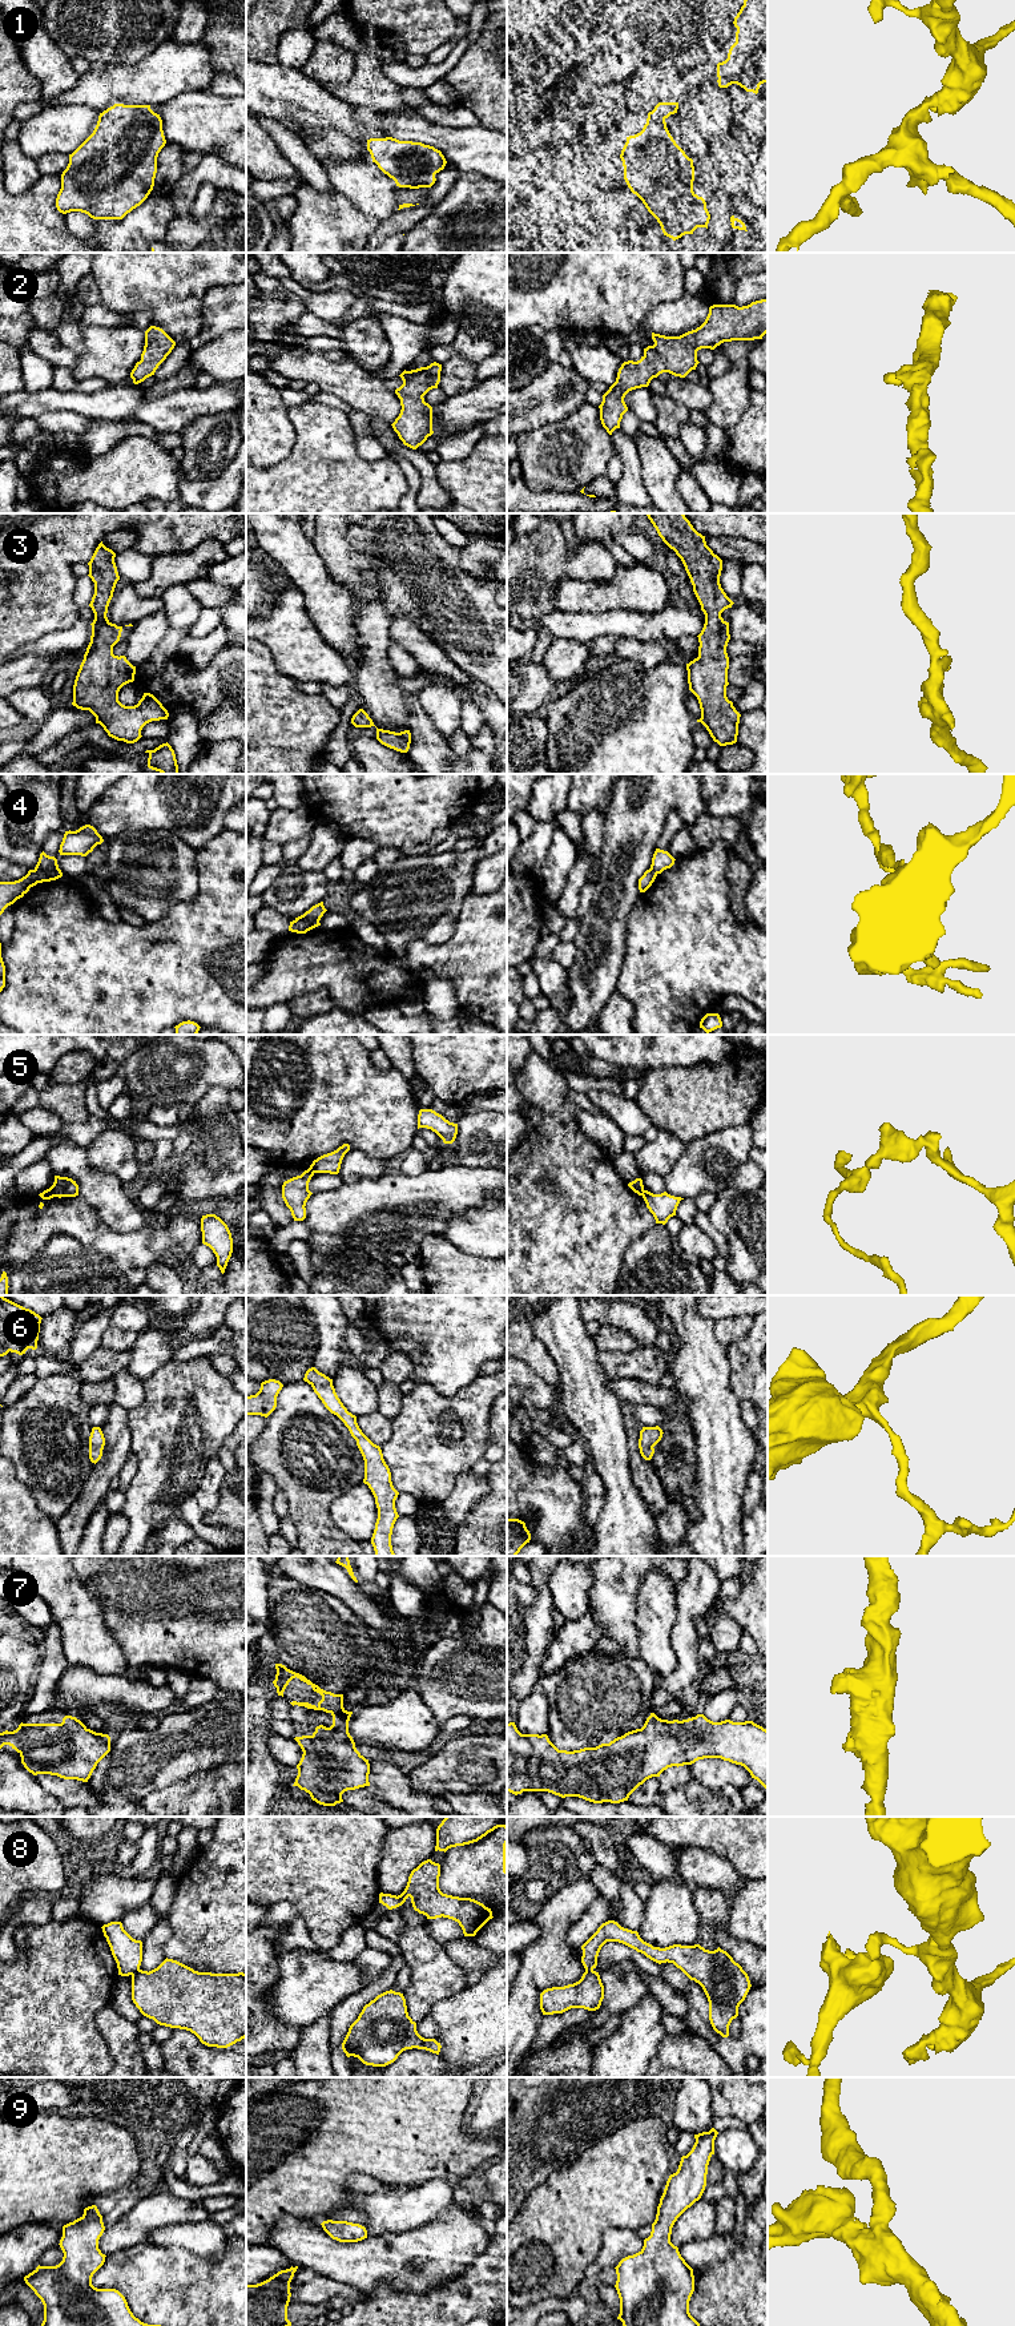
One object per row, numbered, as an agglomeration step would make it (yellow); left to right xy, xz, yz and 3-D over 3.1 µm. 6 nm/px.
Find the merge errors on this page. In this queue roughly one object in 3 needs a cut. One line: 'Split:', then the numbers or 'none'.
Split: 4, 5, 8

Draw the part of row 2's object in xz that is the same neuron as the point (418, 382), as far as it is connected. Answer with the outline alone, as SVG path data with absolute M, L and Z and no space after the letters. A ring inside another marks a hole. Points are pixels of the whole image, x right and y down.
M434 362L427 367L403 371L399 376L403 384L395 390L400 399L400 414L391 424L404 446L416 450L432 431L432 407L424 402L424 395L438 388L442 364Z

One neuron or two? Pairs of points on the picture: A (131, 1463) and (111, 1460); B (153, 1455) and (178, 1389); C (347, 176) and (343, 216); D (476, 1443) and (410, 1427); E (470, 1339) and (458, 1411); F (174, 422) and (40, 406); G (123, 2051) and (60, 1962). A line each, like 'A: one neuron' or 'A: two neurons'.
A: two neurons
B: one neuron
C: two neurons
D: one neuron
E: two neurons
F: one neuron
G: two neurons

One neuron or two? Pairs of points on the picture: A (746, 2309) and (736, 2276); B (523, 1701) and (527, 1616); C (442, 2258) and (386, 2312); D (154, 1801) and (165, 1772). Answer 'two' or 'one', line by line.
A: one
B: one
C: two
D: two

